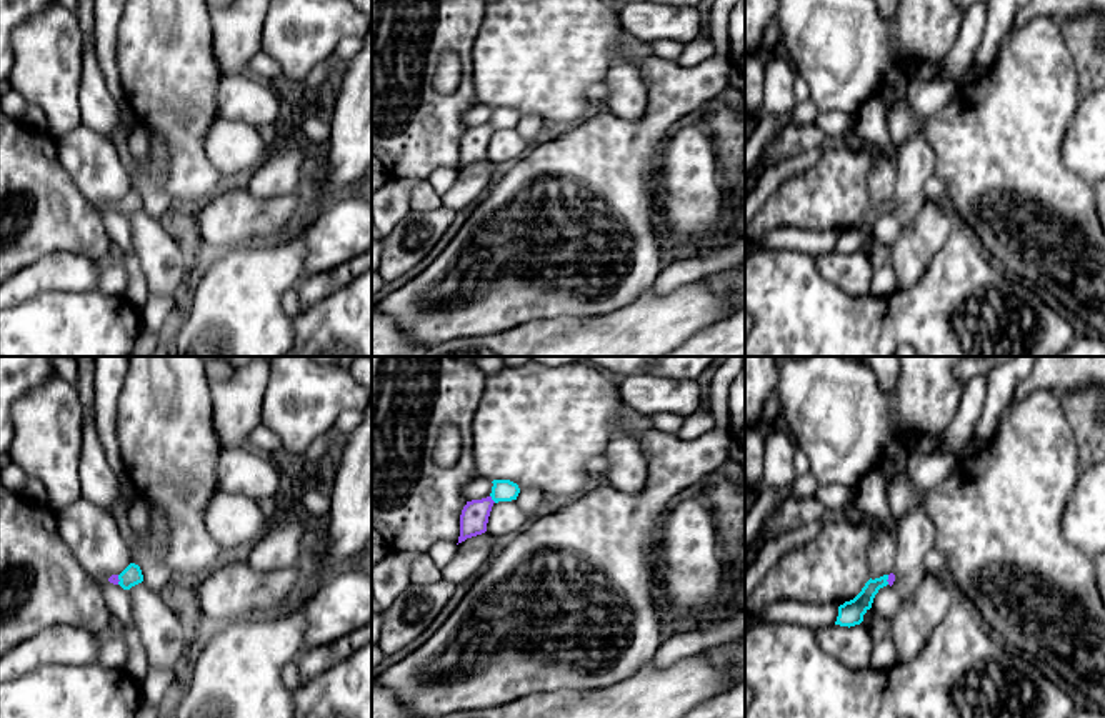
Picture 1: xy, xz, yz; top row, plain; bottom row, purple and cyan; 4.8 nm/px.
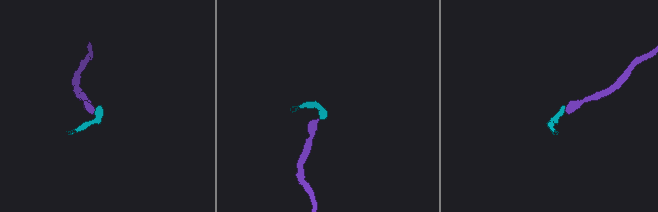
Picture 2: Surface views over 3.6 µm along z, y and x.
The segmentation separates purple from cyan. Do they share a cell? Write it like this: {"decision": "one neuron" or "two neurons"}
{"decision": "one neuron"}

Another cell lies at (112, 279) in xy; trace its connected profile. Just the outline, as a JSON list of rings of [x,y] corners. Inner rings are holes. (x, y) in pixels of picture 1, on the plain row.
[[[103,260],[98,272],[98,292],[125,297],[128,275],[120,262]]]

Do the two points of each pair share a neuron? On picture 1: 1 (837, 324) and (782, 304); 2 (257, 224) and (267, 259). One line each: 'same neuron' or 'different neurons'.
1: same neuron
2: different neurons

